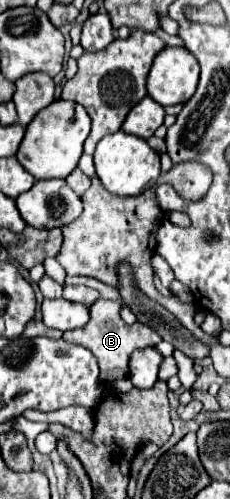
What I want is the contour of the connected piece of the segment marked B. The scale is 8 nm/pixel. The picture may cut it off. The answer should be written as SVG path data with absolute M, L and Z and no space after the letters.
M97 299L91 307L89 307L89 321L87 325L79 327L79 329L71 329L67 333L63 333L63 337L71 343L83 345L87 349L91 349L91 353L97 357L99 361L99 369L101 369L101 381L113 381L113 379L123 379L129 373L129 357L135 349L145 349L145 347L155 347L157 343L161 343L161 337L153 331L147 329L147 325L127 325L123 323L123 319L119 317L119 309L121 303L119 301L109 301L109 299Z

